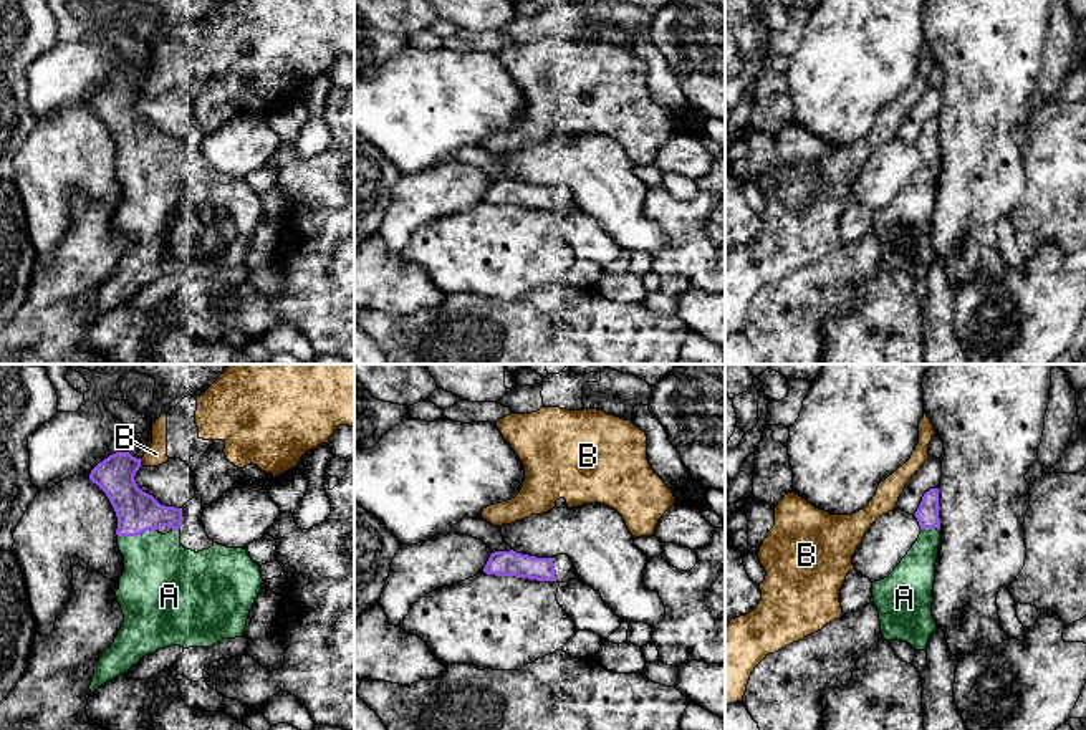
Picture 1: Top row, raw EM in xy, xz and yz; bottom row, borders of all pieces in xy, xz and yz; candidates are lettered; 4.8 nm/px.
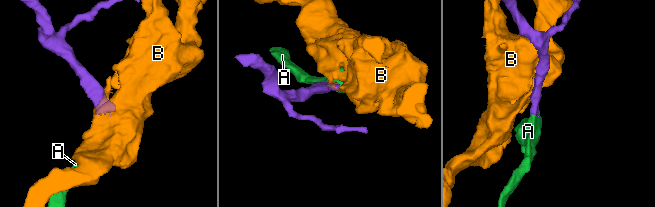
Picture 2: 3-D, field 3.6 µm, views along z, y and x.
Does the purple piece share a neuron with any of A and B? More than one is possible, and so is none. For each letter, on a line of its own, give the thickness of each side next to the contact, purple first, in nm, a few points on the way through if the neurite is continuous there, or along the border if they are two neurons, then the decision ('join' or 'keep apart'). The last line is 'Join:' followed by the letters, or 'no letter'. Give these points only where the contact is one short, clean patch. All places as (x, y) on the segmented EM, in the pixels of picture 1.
A: calibres 200 and 380 nm; way xy (136, 510), (136, 535), (161, 580); join
B: calibres 200 and 100 nm; border xy (139, 459), (141, 464); keep apart
Join: A

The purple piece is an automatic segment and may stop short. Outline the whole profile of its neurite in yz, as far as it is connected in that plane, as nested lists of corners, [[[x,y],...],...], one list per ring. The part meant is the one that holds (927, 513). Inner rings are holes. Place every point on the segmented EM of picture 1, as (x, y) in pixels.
[[[939,488],[924,493],[914,513],[920,535],[894,571],[872,583],[871,603],[876,604],[881,634],[886,641],[904,641],[915,651],[927,651],[937,631],[932,616],[932,589],[940,545]]]

